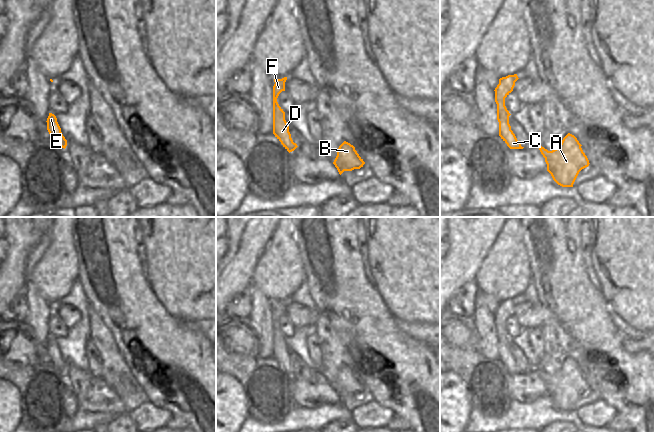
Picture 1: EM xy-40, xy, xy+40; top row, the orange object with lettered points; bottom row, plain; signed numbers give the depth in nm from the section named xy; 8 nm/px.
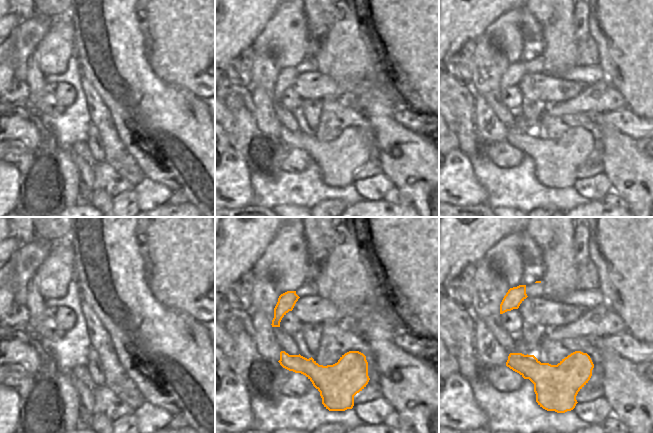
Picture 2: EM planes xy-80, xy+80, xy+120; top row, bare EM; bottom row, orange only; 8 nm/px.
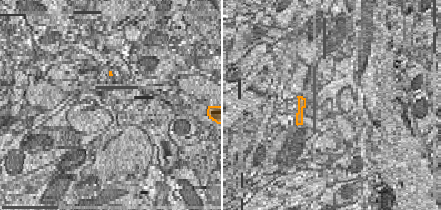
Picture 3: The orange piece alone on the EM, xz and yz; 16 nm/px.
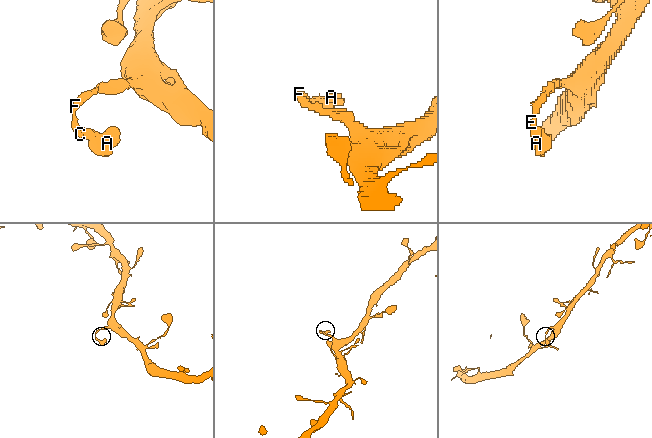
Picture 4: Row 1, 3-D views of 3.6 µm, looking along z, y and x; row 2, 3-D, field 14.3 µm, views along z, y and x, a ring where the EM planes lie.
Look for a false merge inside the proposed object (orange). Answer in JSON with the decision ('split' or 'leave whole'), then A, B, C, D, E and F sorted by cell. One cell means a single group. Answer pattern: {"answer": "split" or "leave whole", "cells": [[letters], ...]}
{"answer": "leave whole", "cells": [["A", "B", "C", "D", "E", "F"]]}

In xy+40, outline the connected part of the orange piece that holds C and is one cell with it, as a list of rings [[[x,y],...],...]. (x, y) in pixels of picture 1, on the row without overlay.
[[[517,298],[508,299],[499,303],[499,308],[495,312],[495,326],[497,328],[497,344],[499,346],[499,360],[510,373],[523,373],[521,366],[517,364],[509,348],[511,339],[505,330],[505,322],[513,315],[515,306],[518,304]]]

